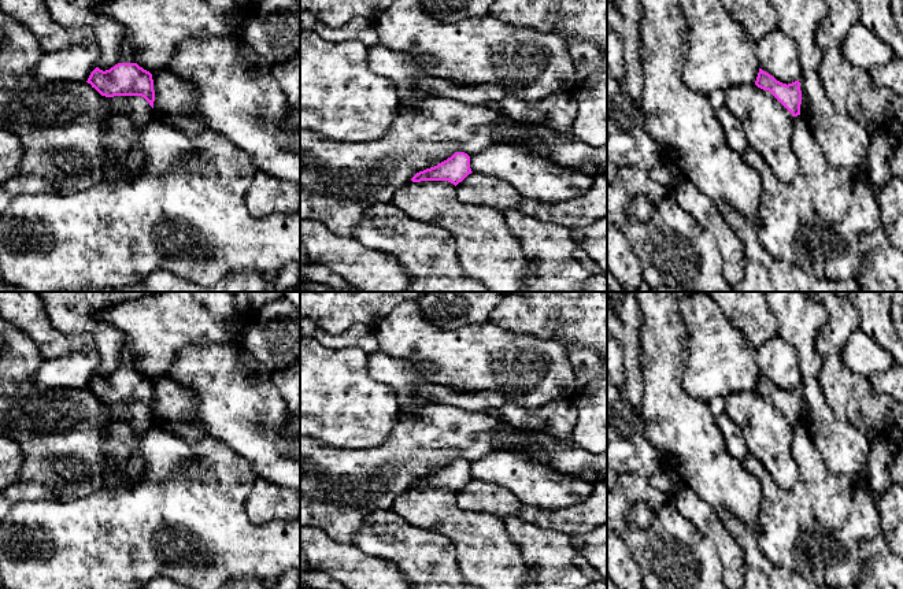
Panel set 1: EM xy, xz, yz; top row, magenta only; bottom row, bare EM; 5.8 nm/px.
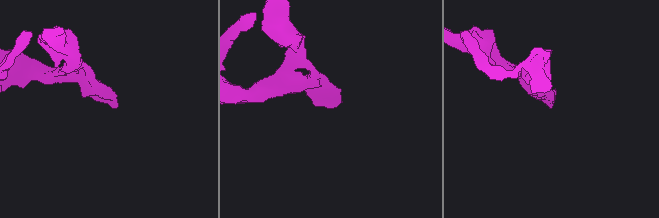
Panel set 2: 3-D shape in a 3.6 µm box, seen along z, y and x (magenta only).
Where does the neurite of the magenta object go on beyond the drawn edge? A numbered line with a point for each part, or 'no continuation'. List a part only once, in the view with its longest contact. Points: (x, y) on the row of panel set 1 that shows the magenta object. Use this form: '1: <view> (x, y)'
no continuation

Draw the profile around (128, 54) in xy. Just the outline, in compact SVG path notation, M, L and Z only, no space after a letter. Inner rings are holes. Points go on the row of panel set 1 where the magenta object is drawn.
M129 42L123 44L121 47L119 63L136 63L136 60L137 60L136 49Z

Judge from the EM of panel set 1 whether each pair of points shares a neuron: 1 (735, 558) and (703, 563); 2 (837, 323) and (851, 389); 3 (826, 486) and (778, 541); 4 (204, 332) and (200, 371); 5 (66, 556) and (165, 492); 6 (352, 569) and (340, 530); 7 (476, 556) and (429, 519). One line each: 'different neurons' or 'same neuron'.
1: different neurons
2: same neuron
3: same neuron
4: different neurons
5: same neuron
6: different neurons
7: same neuron

